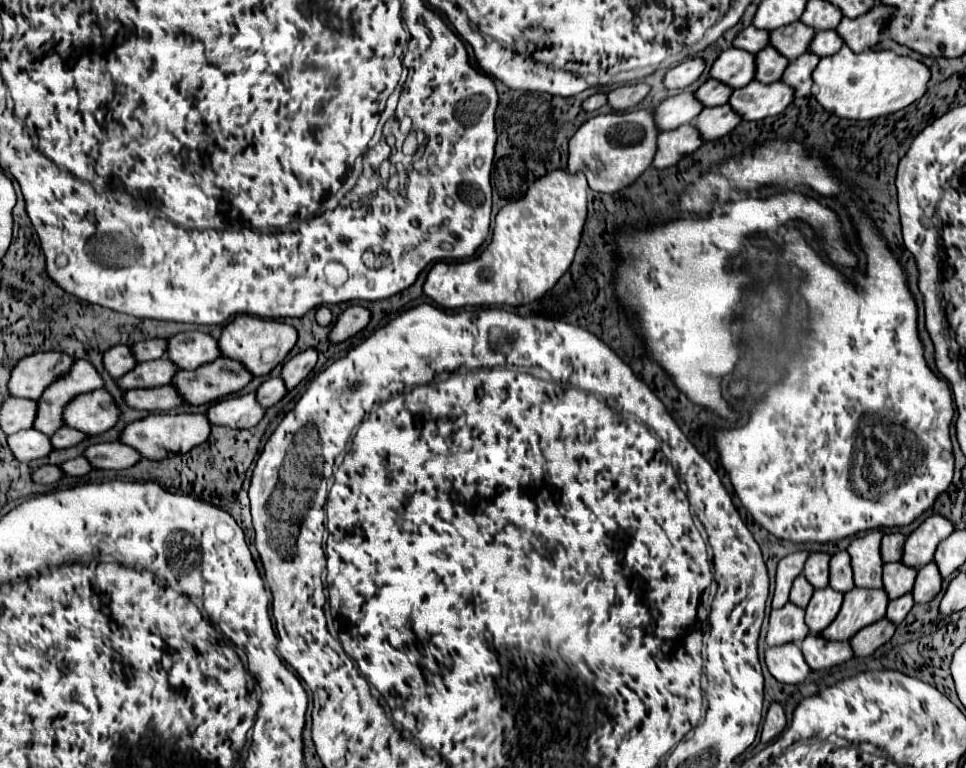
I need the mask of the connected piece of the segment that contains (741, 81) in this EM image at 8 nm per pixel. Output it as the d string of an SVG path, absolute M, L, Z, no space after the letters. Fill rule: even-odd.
M726 49L718 55L710 69L710 77L738 89L748 85L756 77L756 55L744 49Z

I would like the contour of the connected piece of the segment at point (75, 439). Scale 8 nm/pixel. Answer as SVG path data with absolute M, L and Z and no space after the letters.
M64 427L64 429L58 429L52 435L52 445L56 449L66 449L66 447L74 447L74 445L82 443L84 439L88 439L86 433L78 431L78 429L72 429L72 427Z

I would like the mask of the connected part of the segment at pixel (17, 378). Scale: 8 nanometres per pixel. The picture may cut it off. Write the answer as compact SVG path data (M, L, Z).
M46 351L46 353L34 353L16 363L12 369L12 377L8 383L8 389L14 397L26 397L26 399L40 399L42 393L58 381L62 375L66 375L72 365L74 357L62 353L62 351Z

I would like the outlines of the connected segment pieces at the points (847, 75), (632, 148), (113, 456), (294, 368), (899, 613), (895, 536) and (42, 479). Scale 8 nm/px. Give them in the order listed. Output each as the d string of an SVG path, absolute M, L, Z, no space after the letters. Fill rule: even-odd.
M846 45L836 55L822 57L812 73L818 103L846 119L876 119L896 113L926 93L930 77L930 67L918 59L876 49L854 53Z
M634 109L634 111L624 111L624 113L606 113L588 119L586 123L580 125L580 129L574 133L570 139L570 149L568 149L568 171L582 171L588 179L590 189L600 191L600 193L616 193L628 185L632 185L654 161L654 155L658 151L656 141L658 141L660 129L656 125L652 109Z
M120 441L92 445L84 455L96 469L128 469L142 461L142 453Z
M314 347L306 349L306 351L294 355L290 361L286 361L282 367L282 379L288 385L288 389L294 389L302 379L306 379L308 373L314 369L316 361L318 361L318 353Z
M906 593L906 595L902 595L900 599L892 599L890 605L888 605L886 619L894 621L894 623L900 623L900 621L910 613L912 607L914 607L914 597L912 597L912 593Z
M886 533L882 539L882 559L886 563L890 561L900 561L902 559L902 551L904 551L904 541L906 535L902 533Z
M44 465L44 467L40 467L32 477L34 477L36 483L48 485L48 483L60 481L60 479L64 477L64 471L62 471L58 465Z

